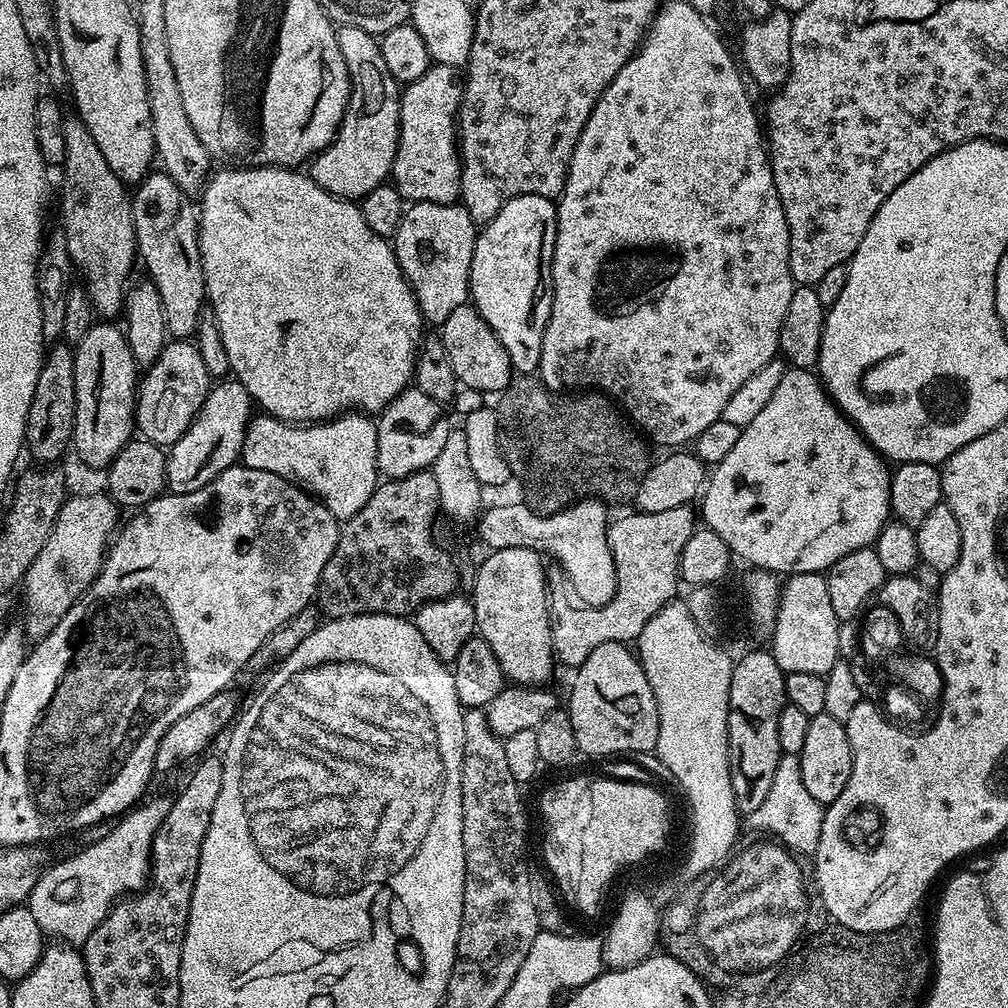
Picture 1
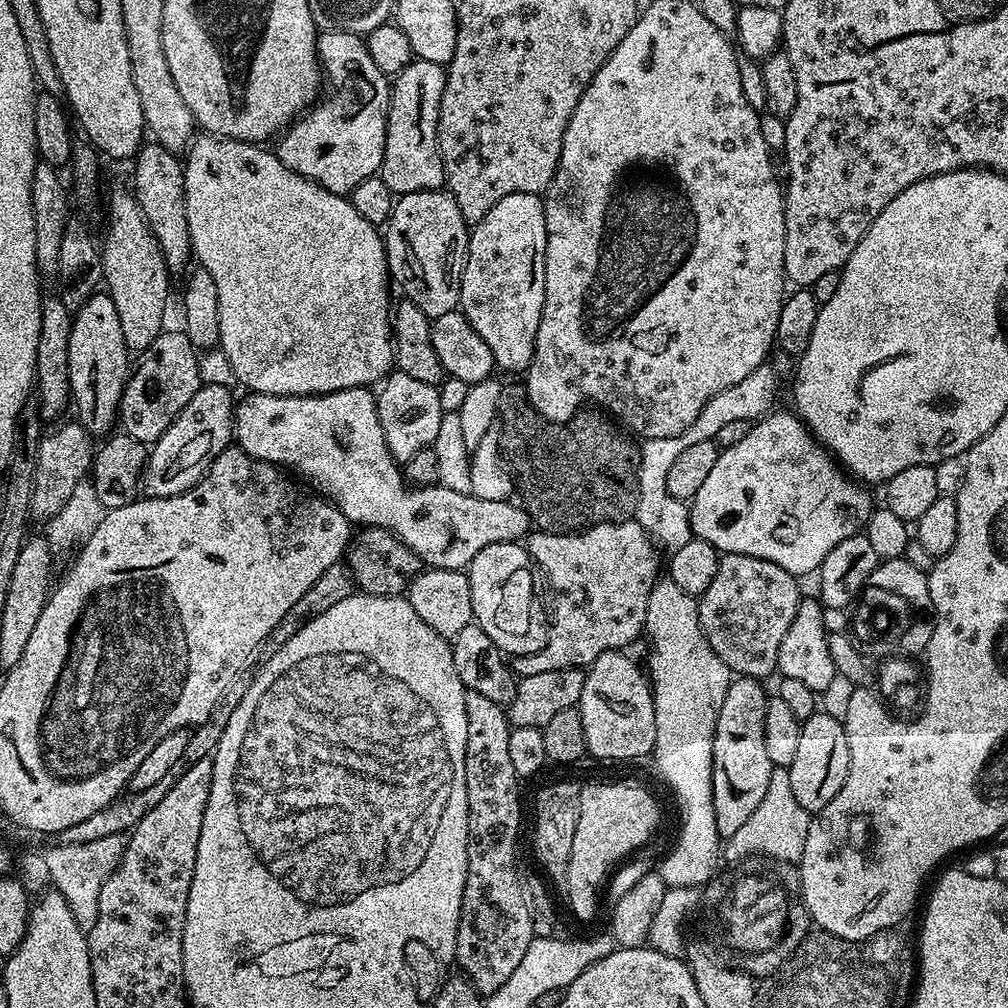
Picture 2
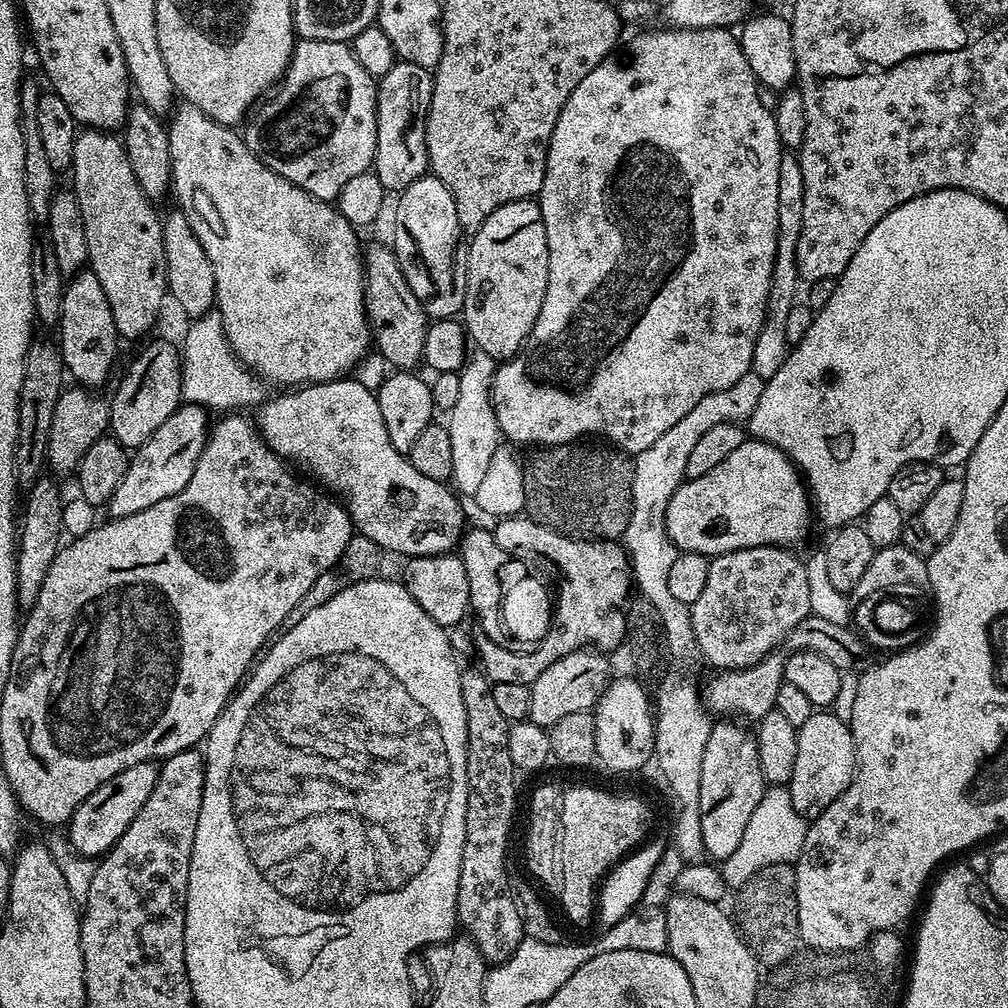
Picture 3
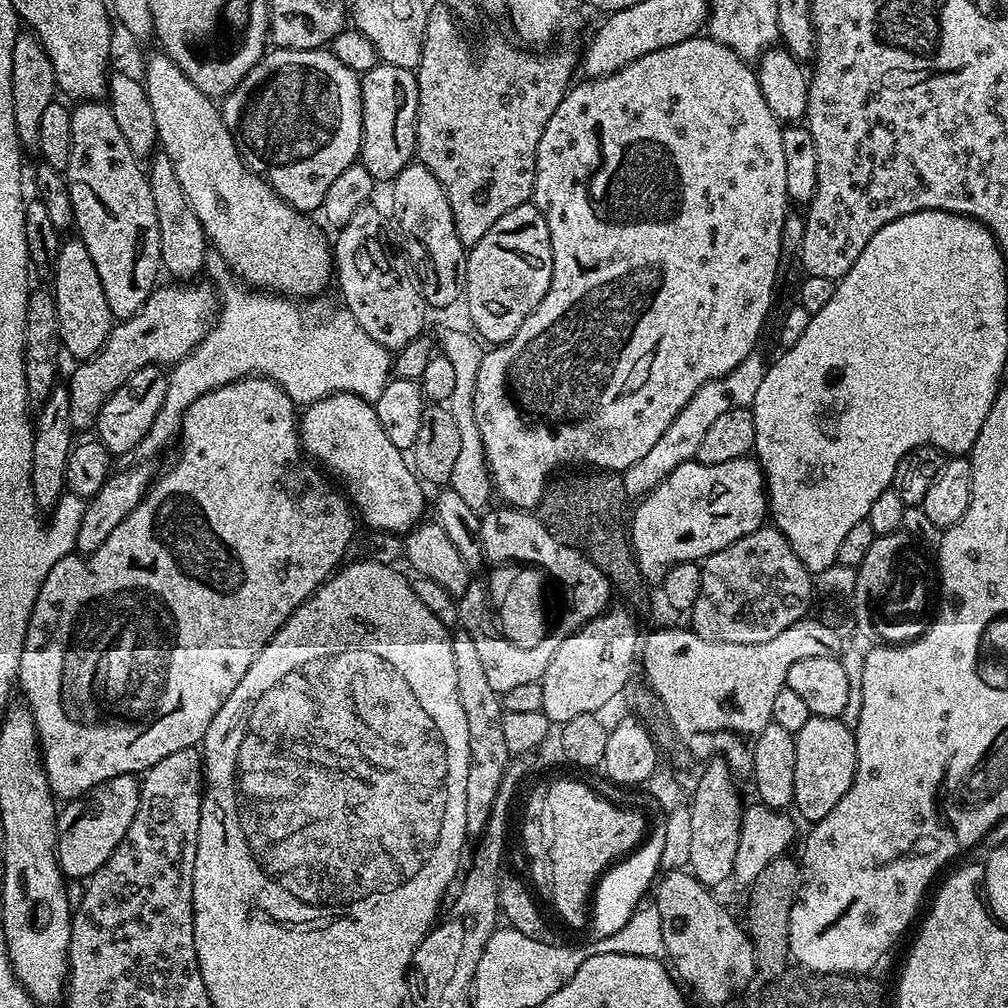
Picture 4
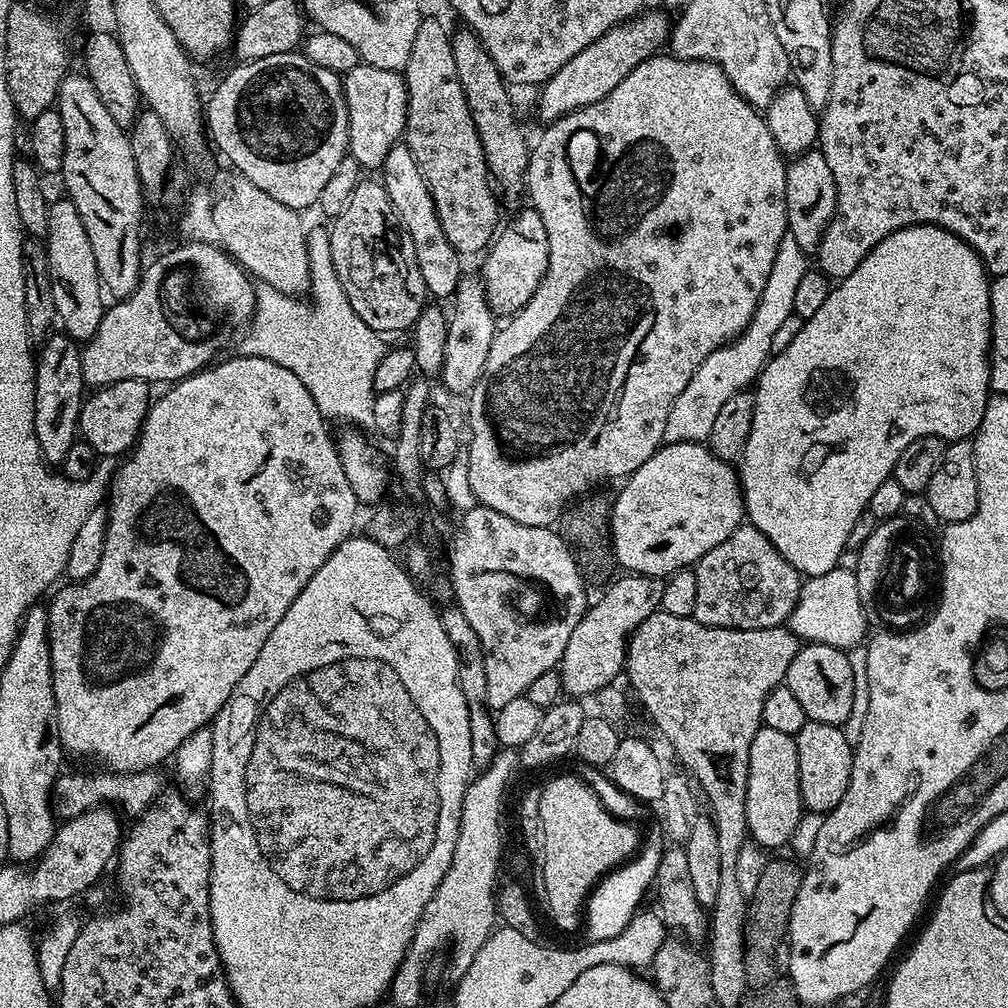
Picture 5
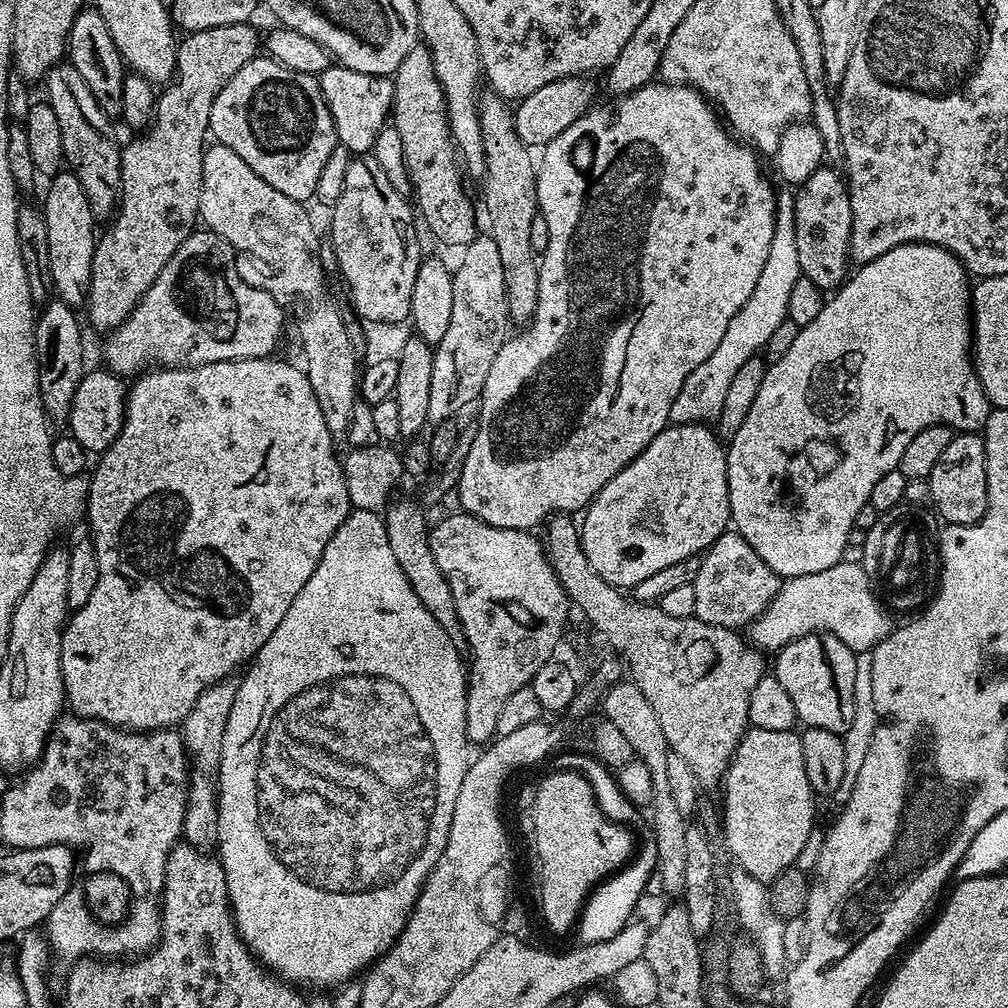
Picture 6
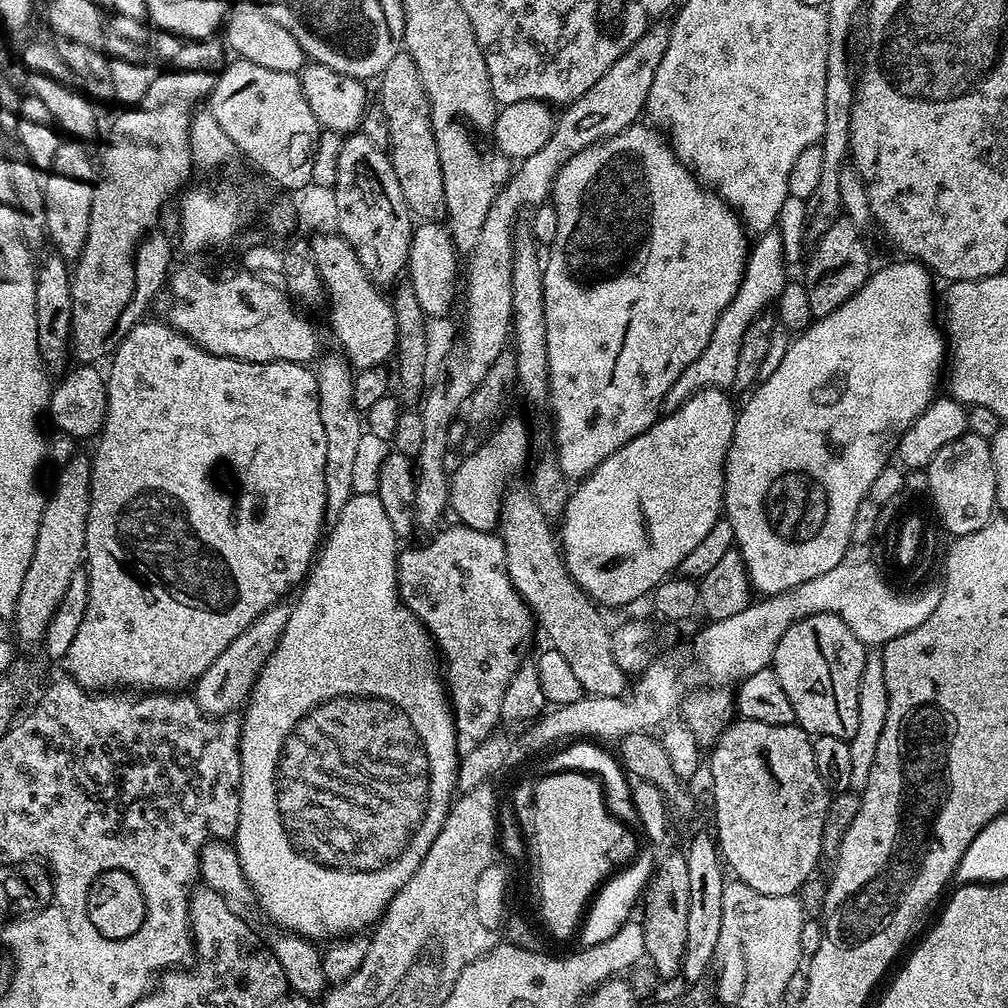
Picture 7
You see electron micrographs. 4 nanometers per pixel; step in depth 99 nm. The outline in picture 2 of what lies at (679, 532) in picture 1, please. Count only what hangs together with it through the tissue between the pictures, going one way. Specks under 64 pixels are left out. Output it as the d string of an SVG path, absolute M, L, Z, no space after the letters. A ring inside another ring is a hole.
M634 518L621 524L596 524L575 534L536 530L527 537L526 547L535 563L537 560L548 564L548 584L556 591L556 609L548 628L548 644L537 652L511 657L510 667L517 677L542 674L546 670L584 670L604 652L627 649L627 644L634 643L639 636L641 639L650 592L662 576L662 556L652 537Z

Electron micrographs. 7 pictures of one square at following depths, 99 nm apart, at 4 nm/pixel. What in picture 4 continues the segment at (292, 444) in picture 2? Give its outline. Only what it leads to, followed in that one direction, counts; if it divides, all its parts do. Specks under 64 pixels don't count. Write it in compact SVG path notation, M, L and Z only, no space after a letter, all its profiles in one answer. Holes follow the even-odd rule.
M331 393L299 413L298 431L301 449L317 465L340 475L339 483L347 499L354 505L359 519L361 516L372 530L404 534L425 519L425 485L402 449L386 438L371 403L353 393Z

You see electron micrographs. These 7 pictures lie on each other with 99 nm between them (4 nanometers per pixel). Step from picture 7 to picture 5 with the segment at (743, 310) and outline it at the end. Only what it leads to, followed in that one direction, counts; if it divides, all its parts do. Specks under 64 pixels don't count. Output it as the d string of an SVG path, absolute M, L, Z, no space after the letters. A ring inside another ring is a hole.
M784 235L782 242L778 242L778 254L774 254L774 266L770 266L770 278L766 278L766 286L762 289L762 298L758 298L758 306L750 318L748 327L741 336L737 336L728 344L723 344L698 370L694 370L694 378L686 382L686 390L674 398L674 406L670 406L670 415L666 417L664 444L678 442L707 441L710 429L714 427L716 415L722 406L734 394L751 389L760 379L760 371L768 363L772 352L770 342L773 335L781 327L781 323L794 313L794 293L797 290L802 274L810 271L809 253L794 242L794 238Z

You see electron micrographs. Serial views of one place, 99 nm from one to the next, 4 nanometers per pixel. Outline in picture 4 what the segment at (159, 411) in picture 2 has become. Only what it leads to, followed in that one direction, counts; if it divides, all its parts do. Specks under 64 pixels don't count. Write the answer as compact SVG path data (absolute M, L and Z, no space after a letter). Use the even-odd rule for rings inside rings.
M147 364L138 369L102 406L94 425L95 435L112 454L134 450L146 432L153 425L154 418L162 409L166 398L168 376L165 369L158 364Z

